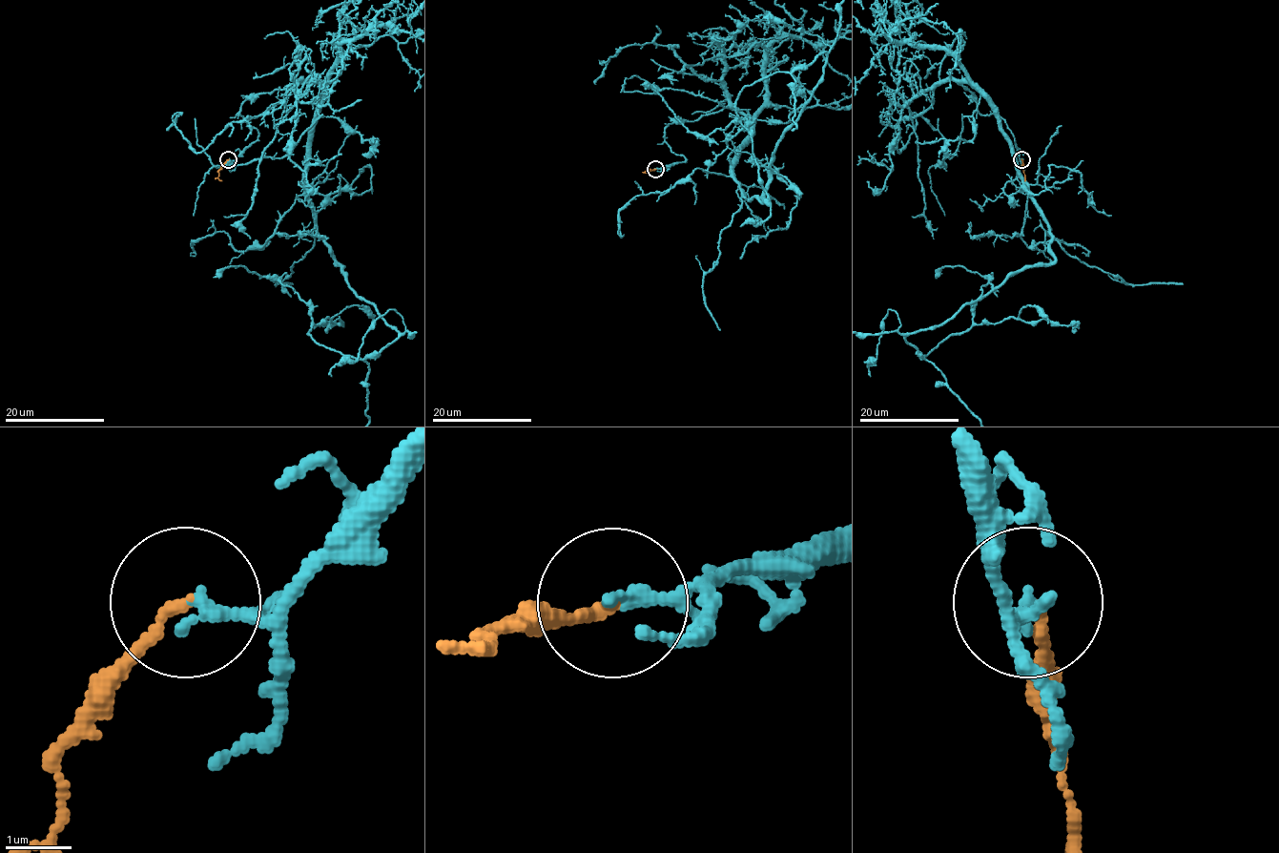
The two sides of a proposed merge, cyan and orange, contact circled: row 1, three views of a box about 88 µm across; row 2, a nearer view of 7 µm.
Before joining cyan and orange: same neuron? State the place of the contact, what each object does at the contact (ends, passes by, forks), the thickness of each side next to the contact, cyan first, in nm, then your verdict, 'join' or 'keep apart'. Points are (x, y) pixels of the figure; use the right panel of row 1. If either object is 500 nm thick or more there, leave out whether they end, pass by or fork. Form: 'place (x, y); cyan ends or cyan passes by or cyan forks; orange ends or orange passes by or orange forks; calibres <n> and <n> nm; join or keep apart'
place (1021, 159); cyan passes by; orange ends; calibres 150 and 160 nm; join

